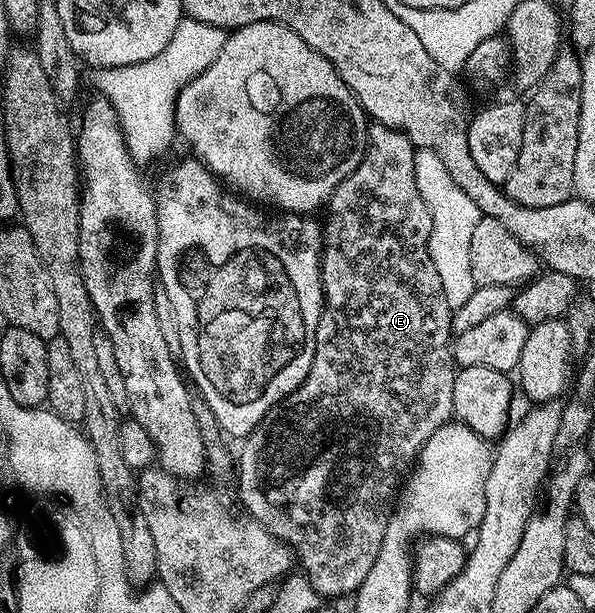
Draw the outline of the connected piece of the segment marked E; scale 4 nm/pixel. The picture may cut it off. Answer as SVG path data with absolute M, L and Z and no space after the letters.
M373 122L366 131L364 156L354 170L342 180L331 199L326 204L328 216L322 219L322 250L320 253L320 280L324 286L324 308L320 311L320 320L316 330L316 352L310 365L310 373L304 384L294 393L286 396L281 403L274 405L262 417L262 421L243 440L244 448L240 451L240 499L244 502L243 510L260 523L275 539L280 539L292 548L303 574L308 576L314 589L321 596L351 596L366 581L366 573L374 565L382 549L382 537L386 537L388 517L394 510L394 500L402 486L402 480L409 474L410 468L420 457L420 451L430 441L434 432L453 418L454 401L454 360L450 344L454 339L452 329L453 308L446 301L442 289L442 277L434 269L434 261L428 252L428 242L432 232L430 209L418 193L414 175L414 157L416 151L407 134L396 131L393 127Z

